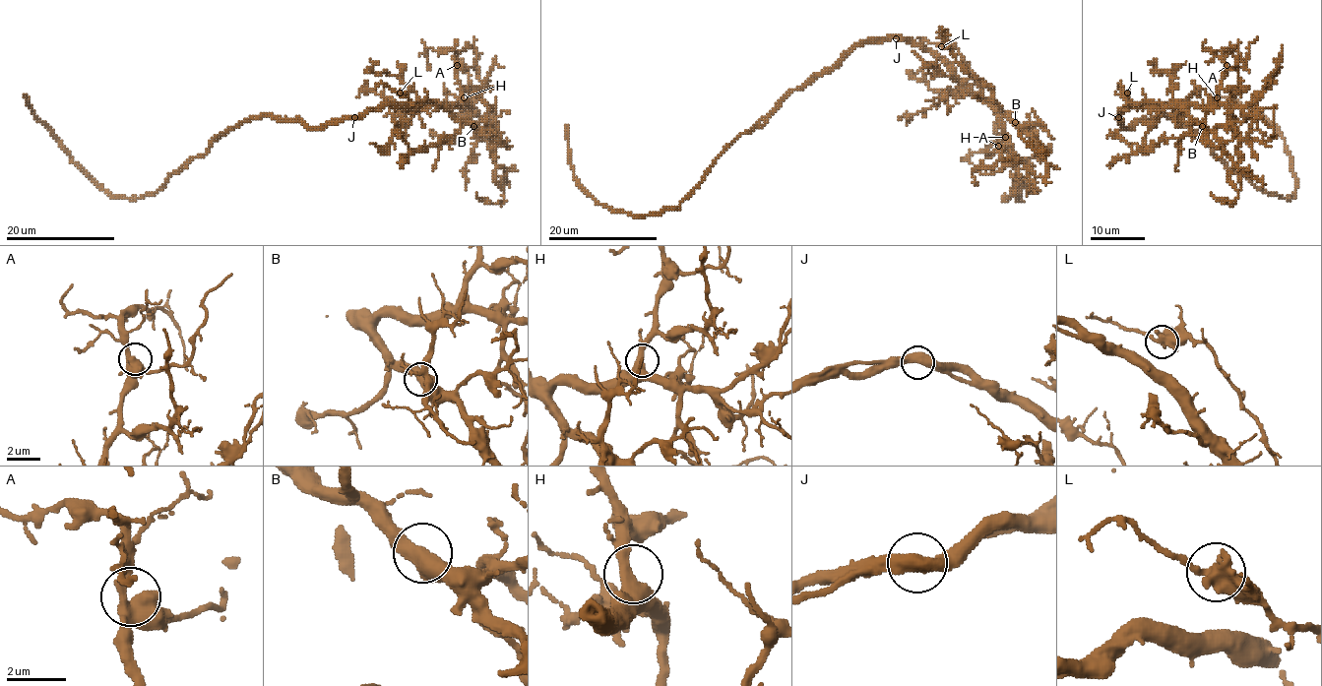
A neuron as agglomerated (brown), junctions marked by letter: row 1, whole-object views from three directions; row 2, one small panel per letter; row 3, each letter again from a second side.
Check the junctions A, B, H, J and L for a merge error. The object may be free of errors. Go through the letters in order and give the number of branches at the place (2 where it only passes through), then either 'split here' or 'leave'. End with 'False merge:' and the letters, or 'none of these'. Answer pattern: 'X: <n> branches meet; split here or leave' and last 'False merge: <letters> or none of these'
A: 3 branches meet; leave
B: 2 branches meet; leave
H: 2 branches meet; leave
J: 2 branches meet; leave
L: 2 branches meet; leave
False merge: none of these

